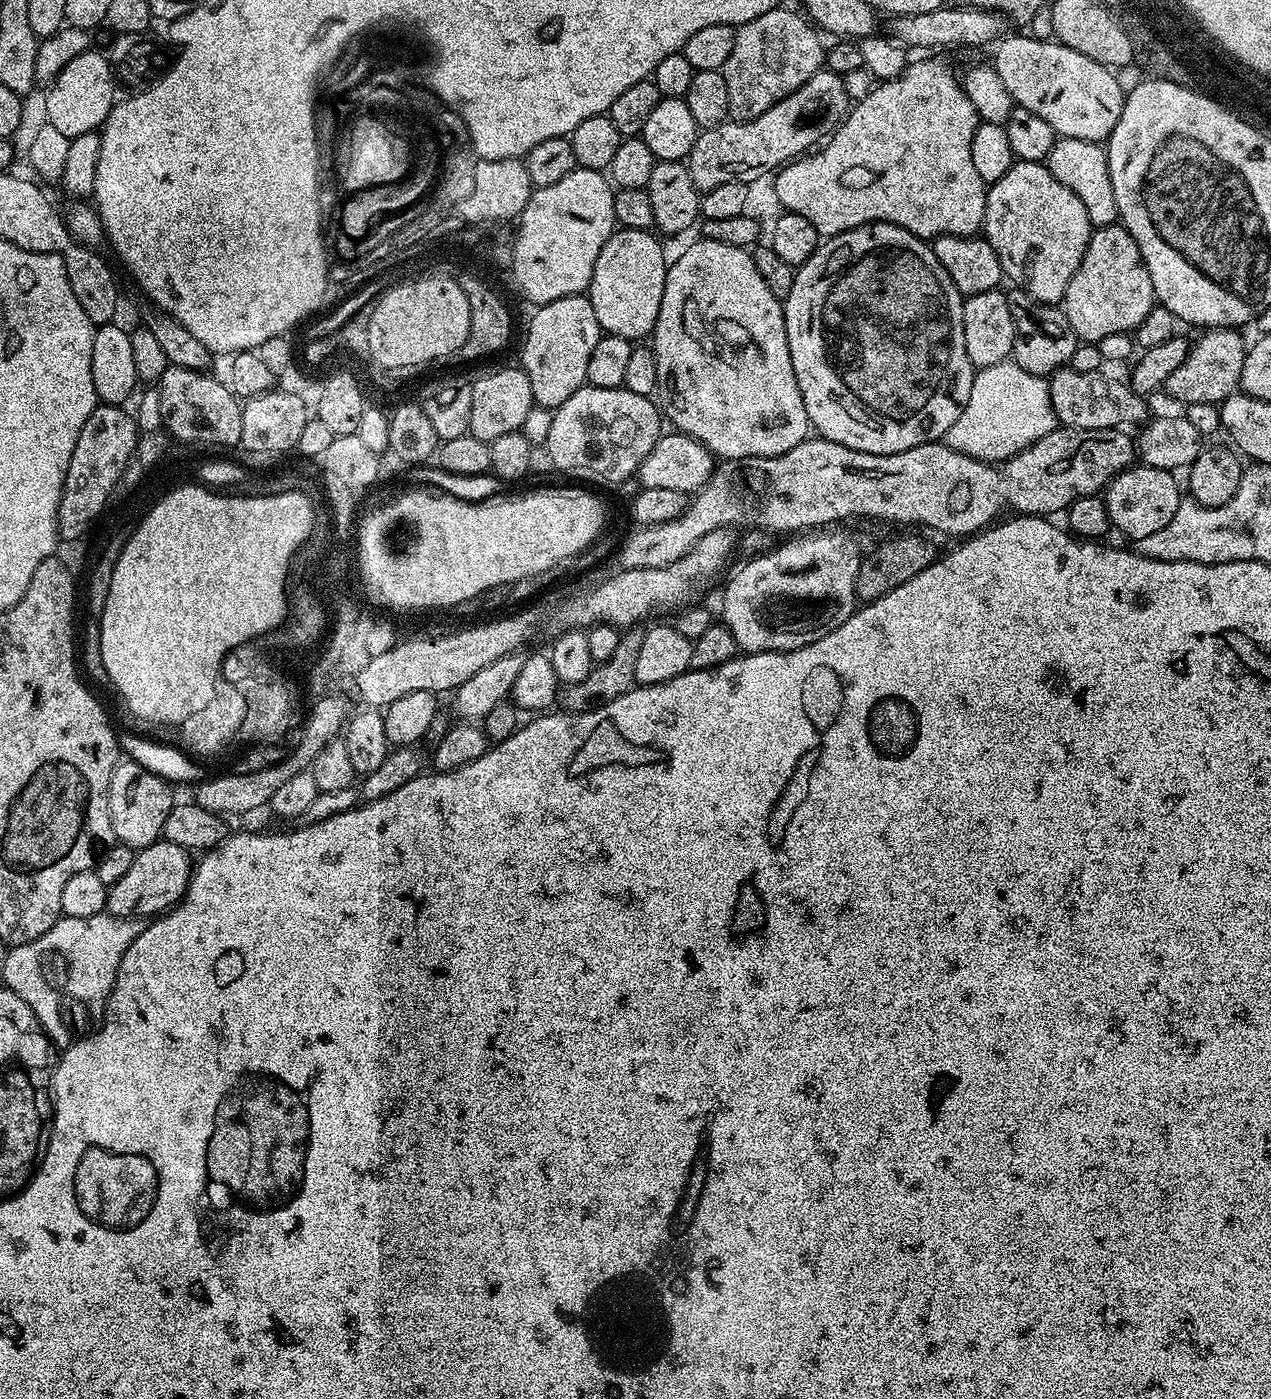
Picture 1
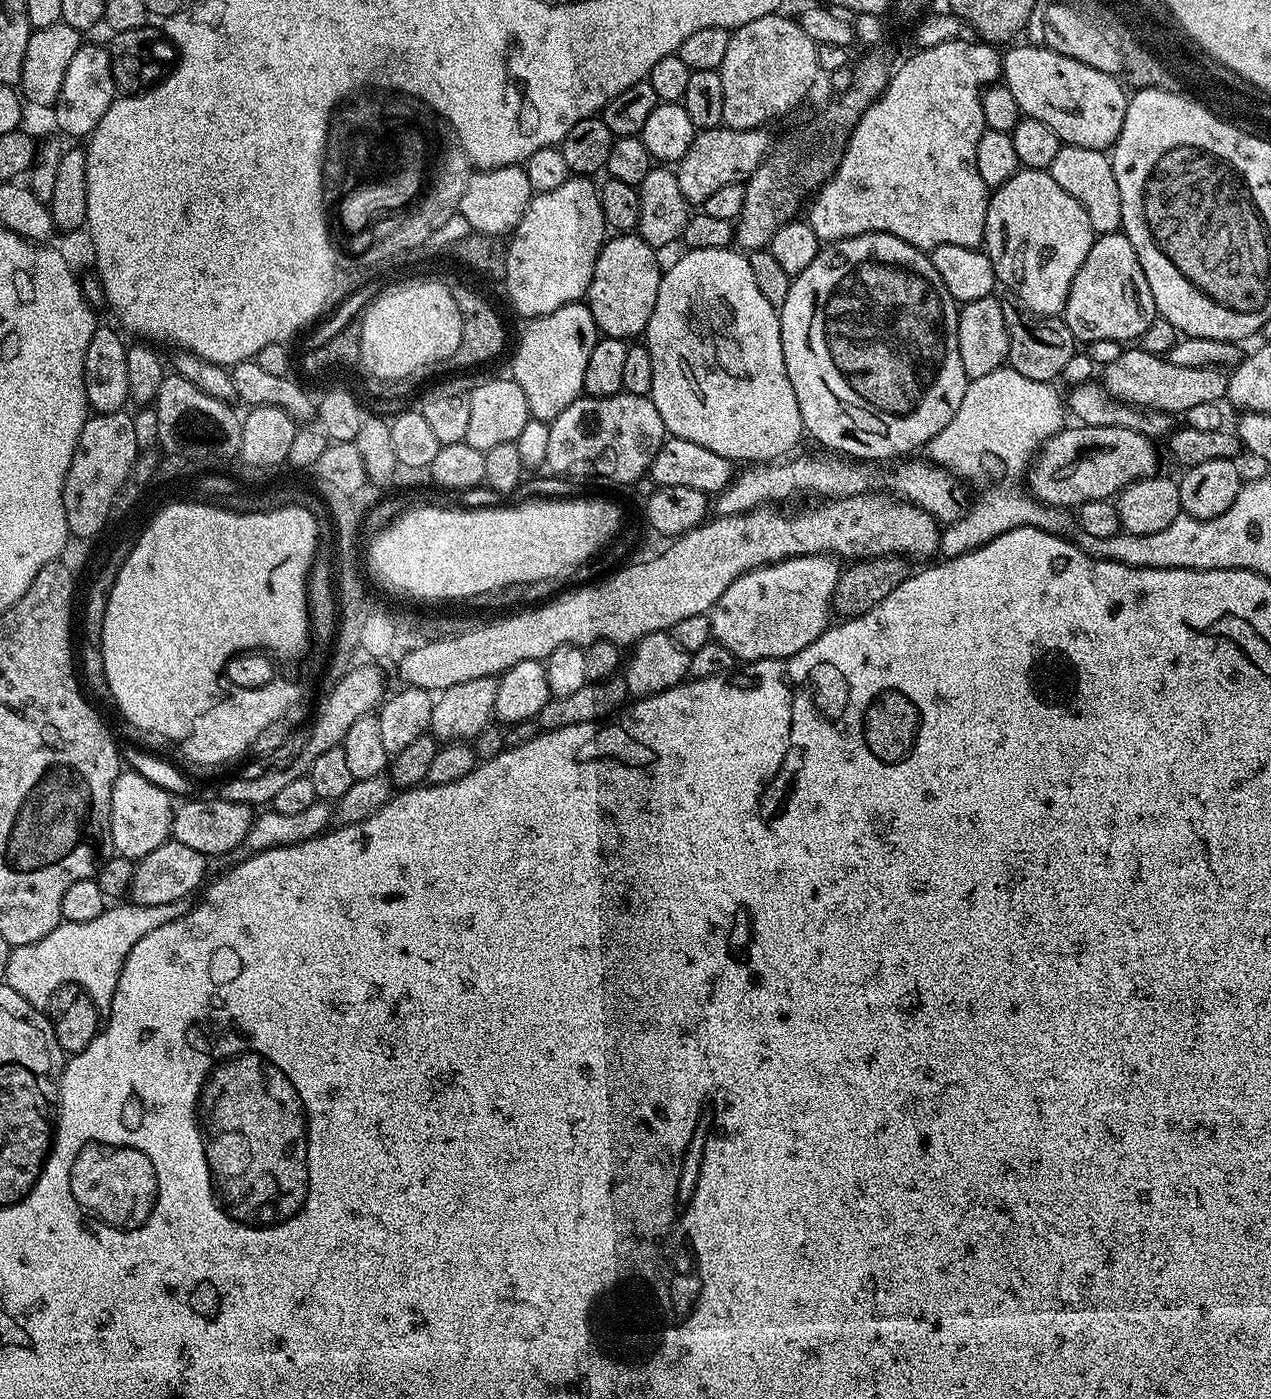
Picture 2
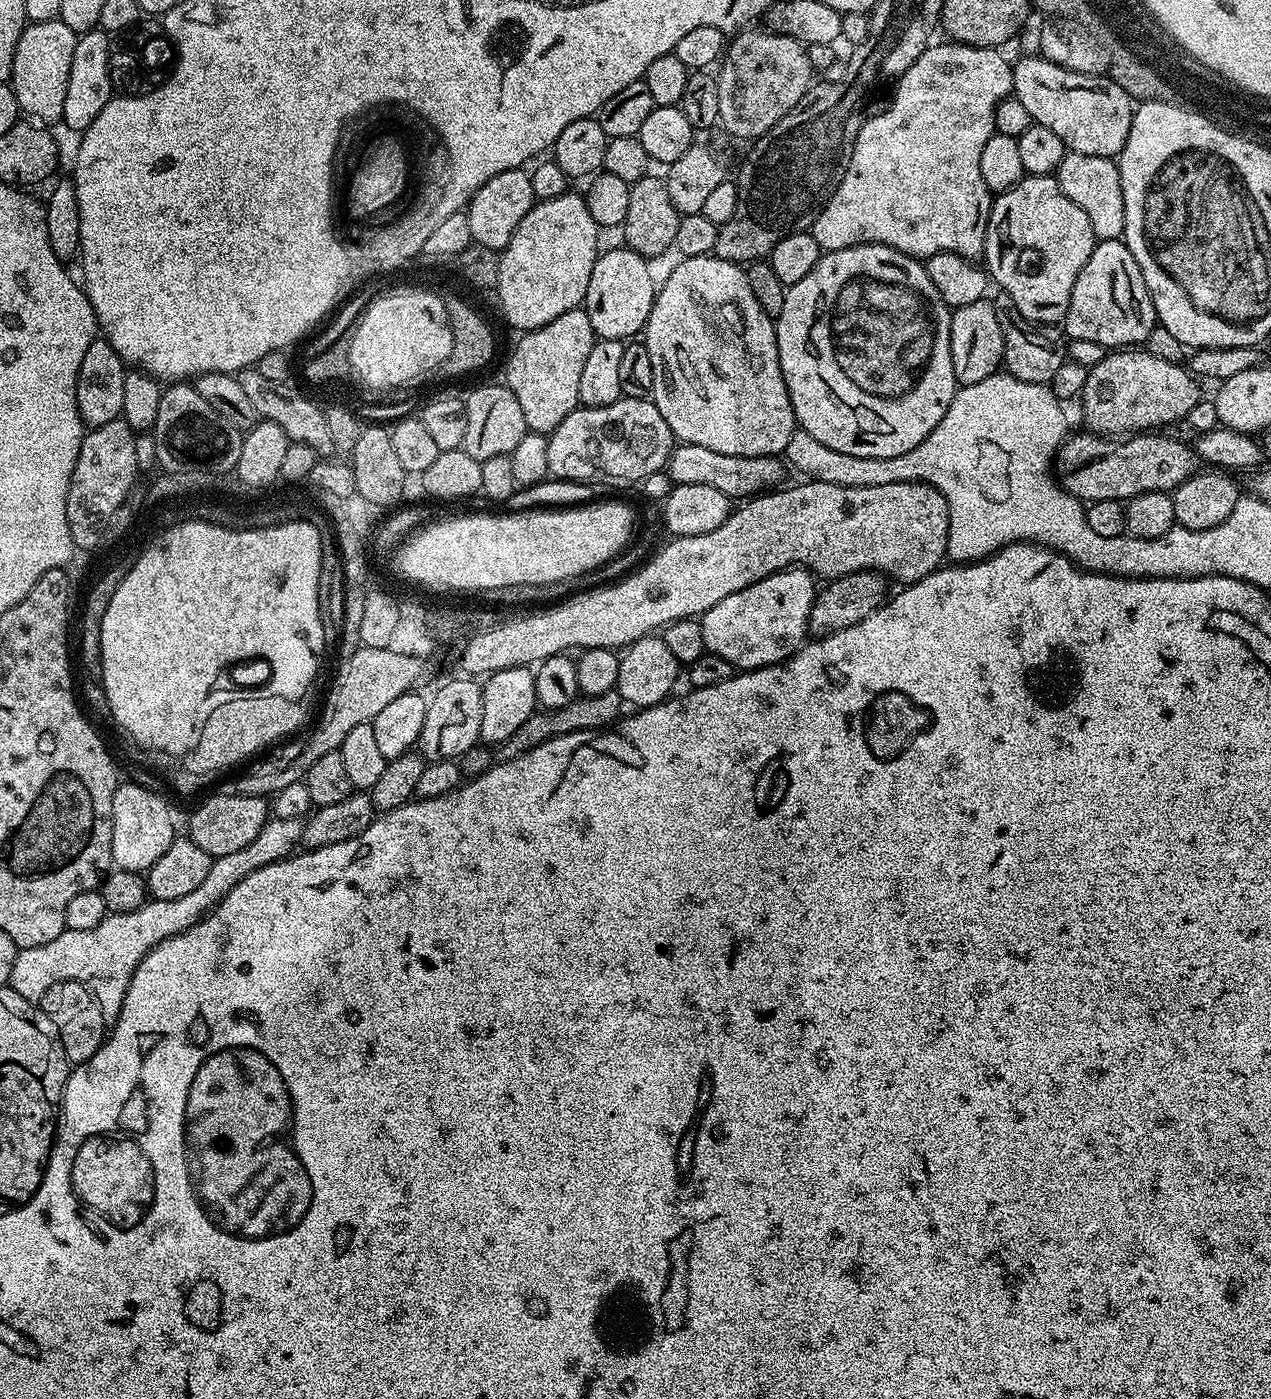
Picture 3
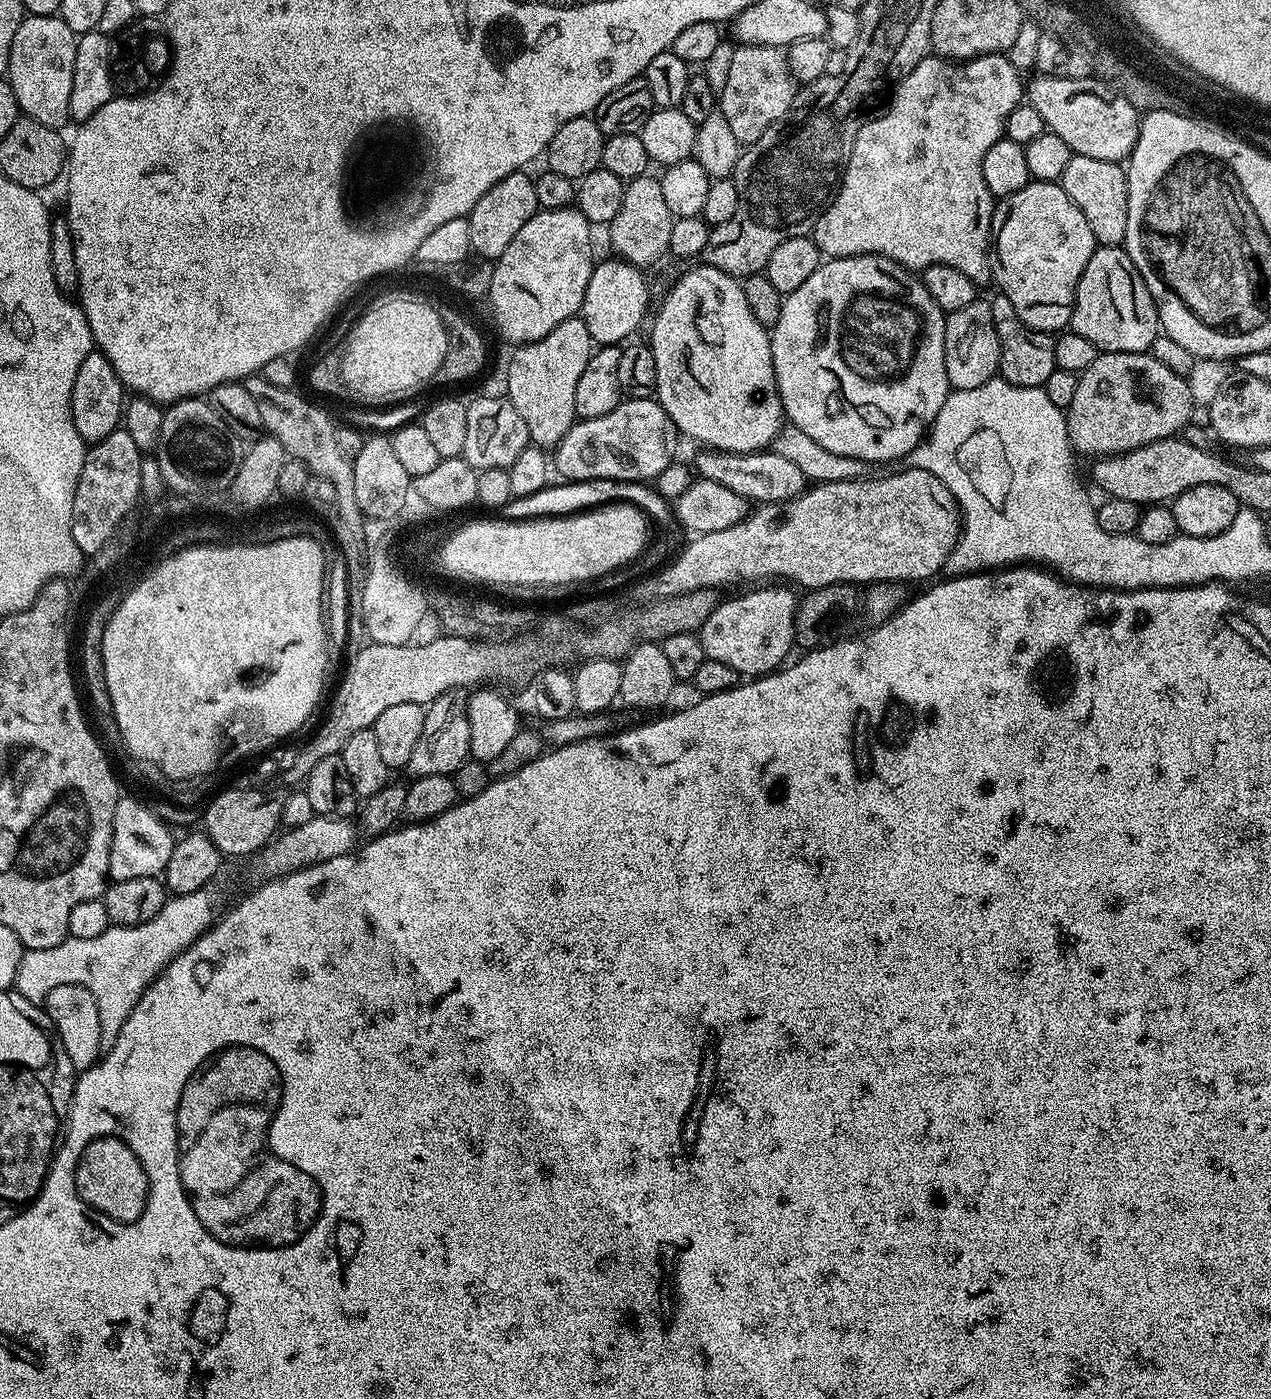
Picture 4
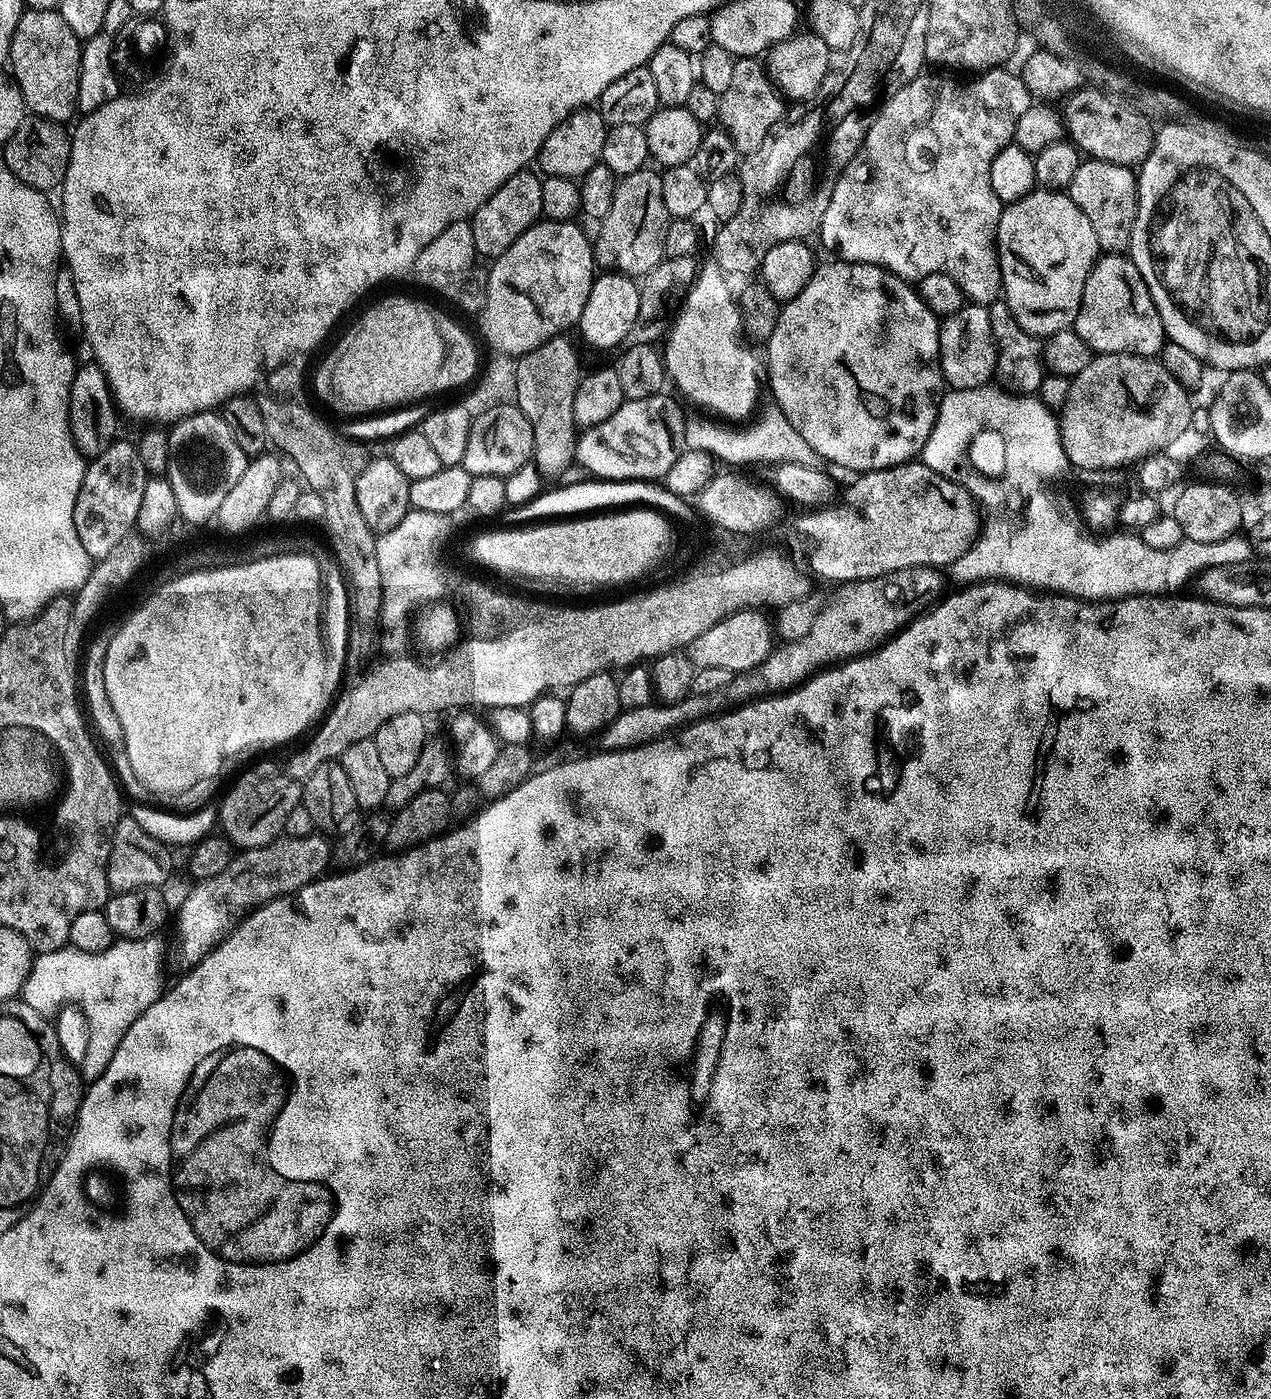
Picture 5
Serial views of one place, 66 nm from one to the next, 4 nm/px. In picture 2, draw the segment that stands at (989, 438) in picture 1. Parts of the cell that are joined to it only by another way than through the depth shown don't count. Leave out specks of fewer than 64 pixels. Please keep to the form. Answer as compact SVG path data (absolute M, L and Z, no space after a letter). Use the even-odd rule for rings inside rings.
M1010 366L994 370L990 374L982 374L982 378L969 380L968 389L962 398L962 406L958 406L958 414L930 438L926 446L927 459L933 464L948 469L961 481L969 480L980 493L976 501L965 511L964 515L951 526L945 527L940 534L939 555L944 558L961 556L994 538L998 534L1006 534L1006 530L1014 530L1022 526L1044 528L1048 532L1059 533L1060 523L1065 513L1059 508L1049 508L1040 503L1025 488L1026 473L1037 452L1054 433L1065 427L1066 404L1049 382L1038 382L1034 378L1025 378Z

